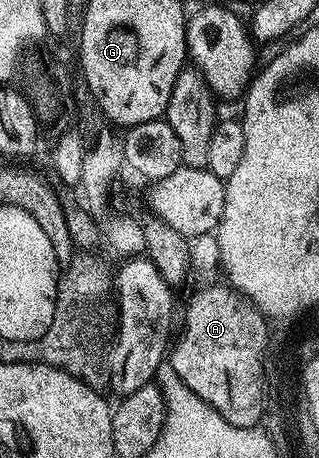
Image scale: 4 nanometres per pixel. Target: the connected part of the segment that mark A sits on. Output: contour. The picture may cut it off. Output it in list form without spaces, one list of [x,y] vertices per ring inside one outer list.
[[[201,288],[186,309],[186,327],[170,353],[171,369],[200,399],[228,423],[248,425],[260,409],[260,353],[264,347],[262,321],[238,297]]]

